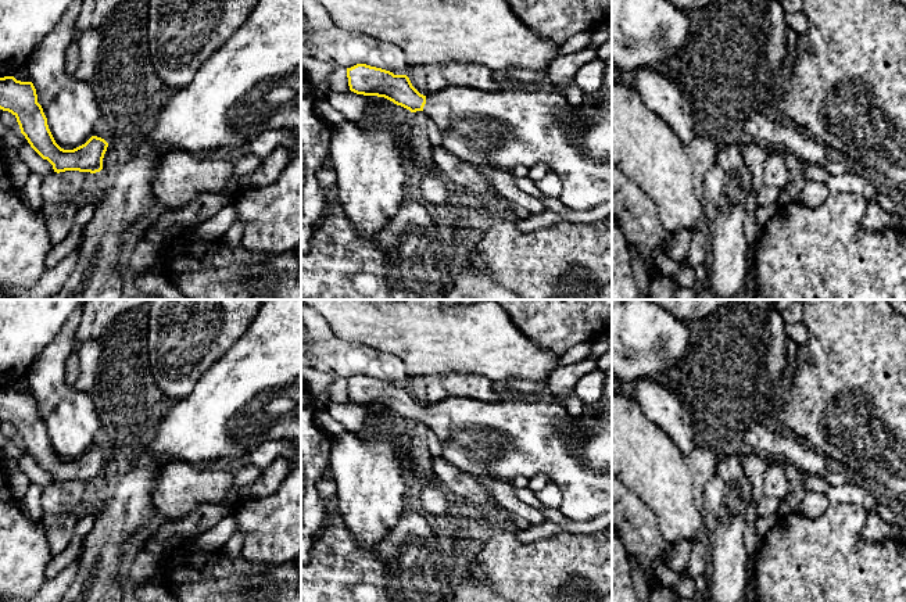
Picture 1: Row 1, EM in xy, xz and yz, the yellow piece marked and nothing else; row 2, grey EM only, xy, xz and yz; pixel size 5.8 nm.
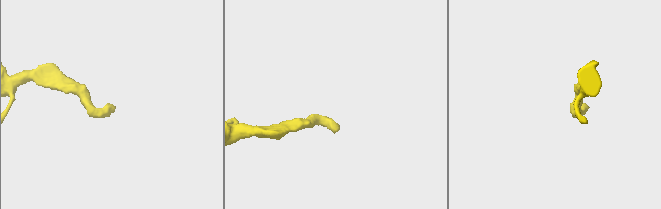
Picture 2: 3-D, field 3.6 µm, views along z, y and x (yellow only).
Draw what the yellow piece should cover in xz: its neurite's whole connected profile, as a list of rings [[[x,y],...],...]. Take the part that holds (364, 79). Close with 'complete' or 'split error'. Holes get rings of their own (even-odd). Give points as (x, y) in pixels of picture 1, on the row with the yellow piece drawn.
[[[357,64],[347,68],[350,90],[377,96],[411,112],[423,111],[443,135],[443,147],[476,168],[493,166],[511,173],[518,166],[547,164],[563,183],[559,200],[573,211],[590,211],[612,200],[612,98],[572,105],[562,92],[548,85],[526,87],[505,83],[498,92],[459,85],[420,94],[407,75]]]; split error

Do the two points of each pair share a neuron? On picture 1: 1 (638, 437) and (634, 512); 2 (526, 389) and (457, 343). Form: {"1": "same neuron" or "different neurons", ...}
{"1": "different neurons", "2": "different neurons"}

